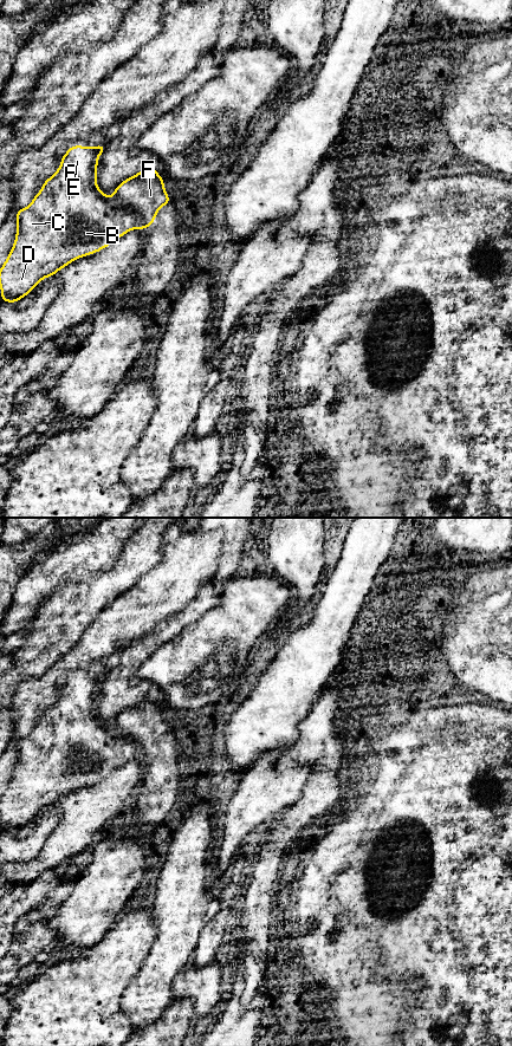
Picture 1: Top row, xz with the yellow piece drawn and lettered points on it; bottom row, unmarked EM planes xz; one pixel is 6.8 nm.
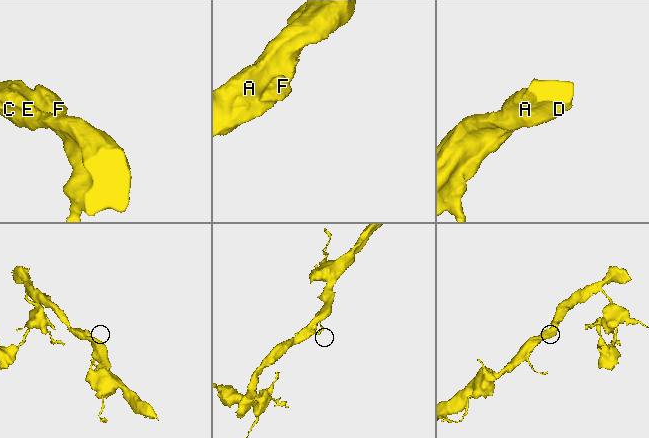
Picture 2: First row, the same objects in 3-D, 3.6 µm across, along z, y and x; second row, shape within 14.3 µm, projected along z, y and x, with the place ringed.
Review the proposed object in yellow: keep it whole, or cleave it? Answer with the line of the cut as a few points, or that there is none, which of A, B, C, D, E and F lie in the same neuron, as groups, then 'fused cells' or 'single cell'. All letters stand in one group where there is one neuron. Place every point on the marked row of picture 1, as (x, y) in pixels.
xz (111, 196), (135, 214), (138, 227) | A B C D E / F | fused cells

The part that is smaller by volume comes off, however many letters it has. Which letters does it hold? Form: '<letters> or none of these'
F

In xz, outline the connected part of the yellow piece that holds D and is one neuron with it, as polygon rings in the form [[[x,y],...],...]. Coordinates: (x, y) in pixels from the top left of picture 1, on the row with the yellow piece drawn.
[[[105,145],[70,147],[58,170],[47,178],[31,204],[17,212],[14,245],[0,268],[1,300],[17,303],[39,281],[70,262],[106,248],[129,230],[138,228],[135,212],[119,206],[97,187],[98,157]]]

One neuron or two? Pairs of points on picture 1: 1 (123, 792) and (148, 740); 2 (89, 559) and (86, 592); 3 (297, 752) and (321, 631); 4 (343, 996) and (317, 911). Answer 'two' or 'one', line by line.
1: two
2: two
3: two
4: two

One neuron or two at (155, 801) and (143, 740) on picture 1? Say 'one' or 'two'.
one

